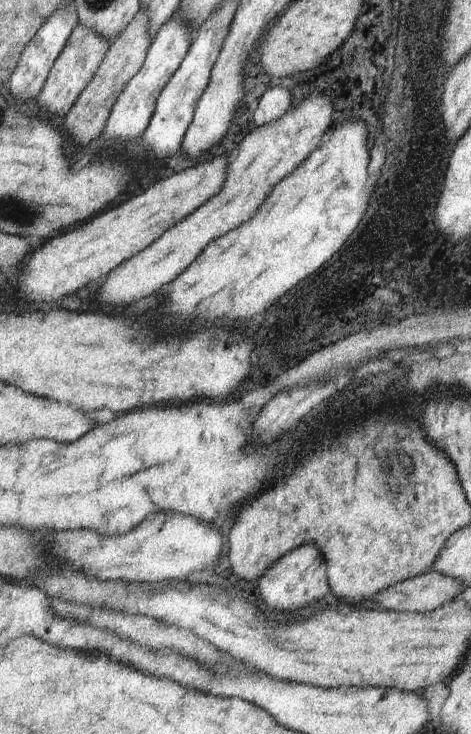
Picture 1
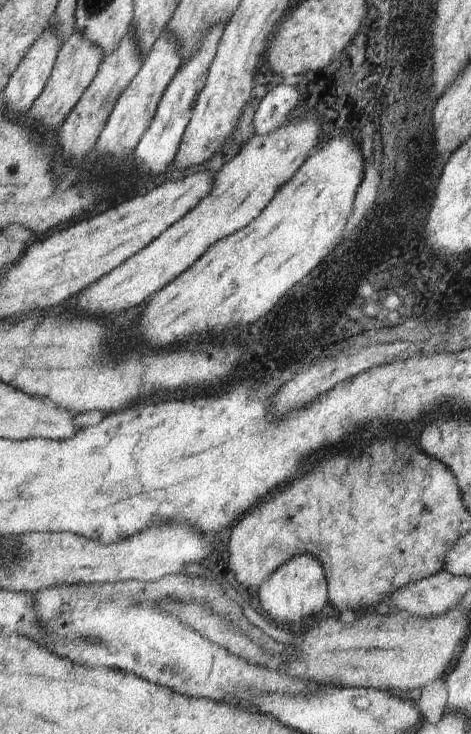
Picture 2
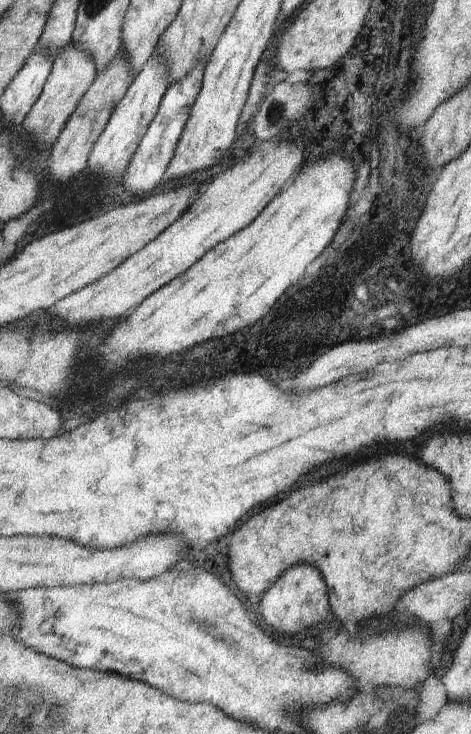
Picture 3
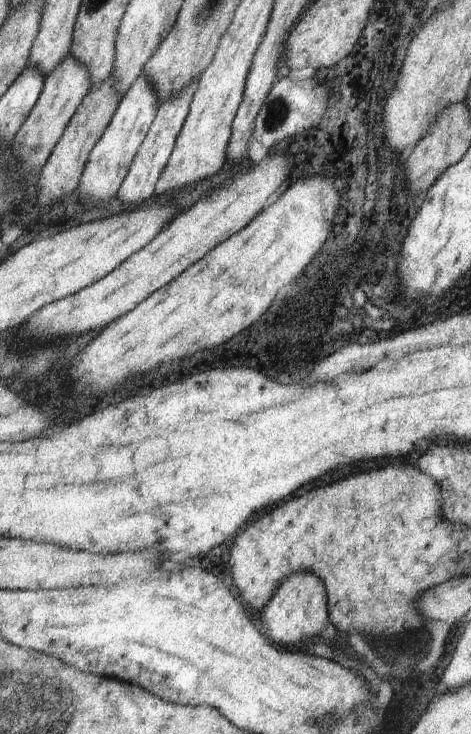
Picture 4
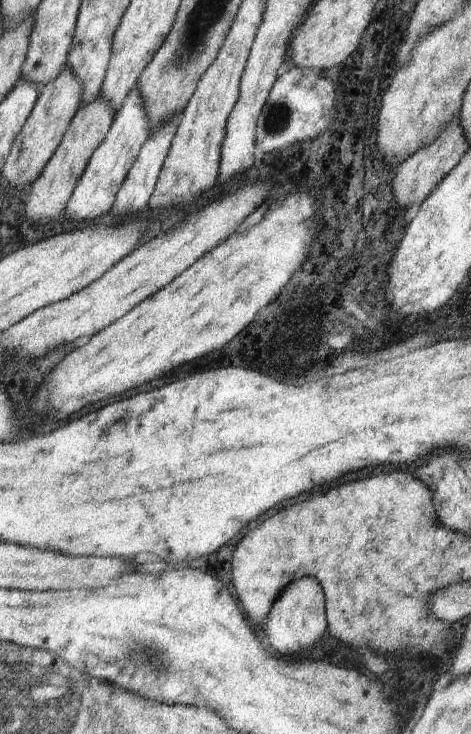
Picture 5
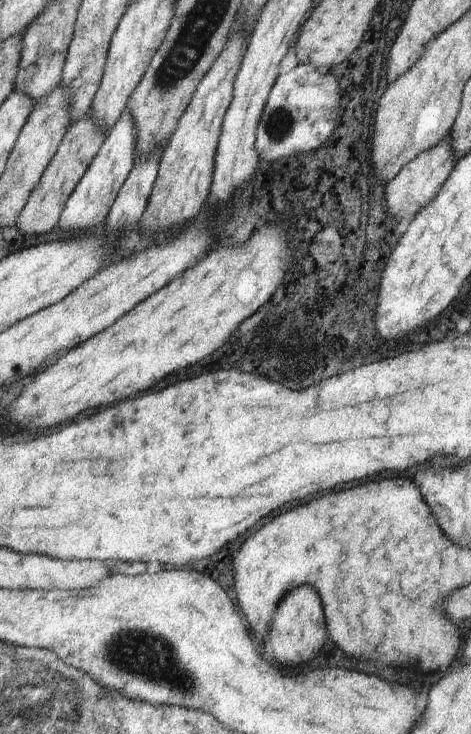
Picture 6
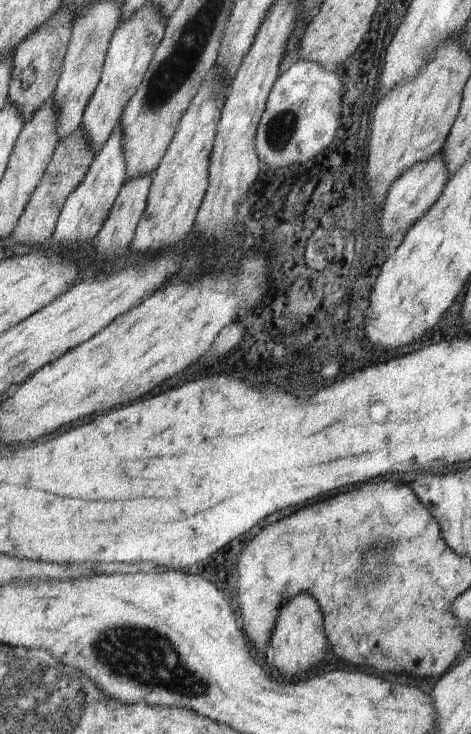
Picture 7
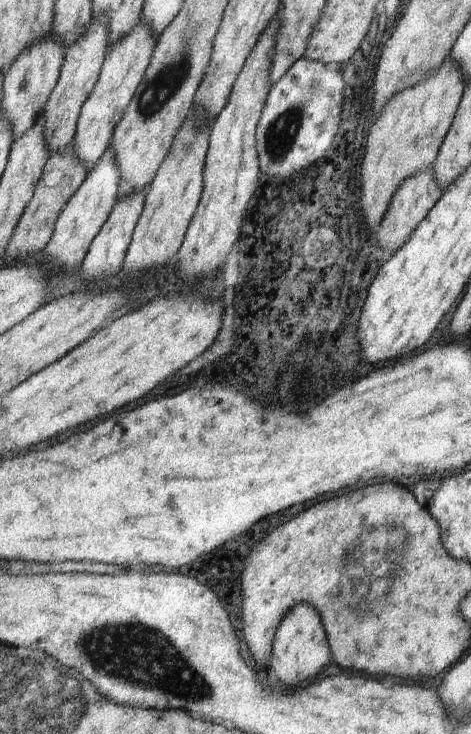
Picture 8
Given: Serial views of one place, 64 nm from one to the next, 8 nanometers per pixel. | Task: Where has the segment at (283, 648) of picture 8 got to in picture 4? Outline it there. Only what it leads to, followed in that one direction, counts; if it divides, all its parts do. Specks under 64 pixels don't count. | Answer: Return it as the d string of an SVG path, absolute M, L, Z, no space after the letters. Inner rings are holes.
M299 572L286 578L275 592L275 596L267 602L267 608L261 614L263 622L267 624L271 640L283 648L297 645L299 642L308 644L318 640L330 619L327 596L325 582L319 578L318 574Z

